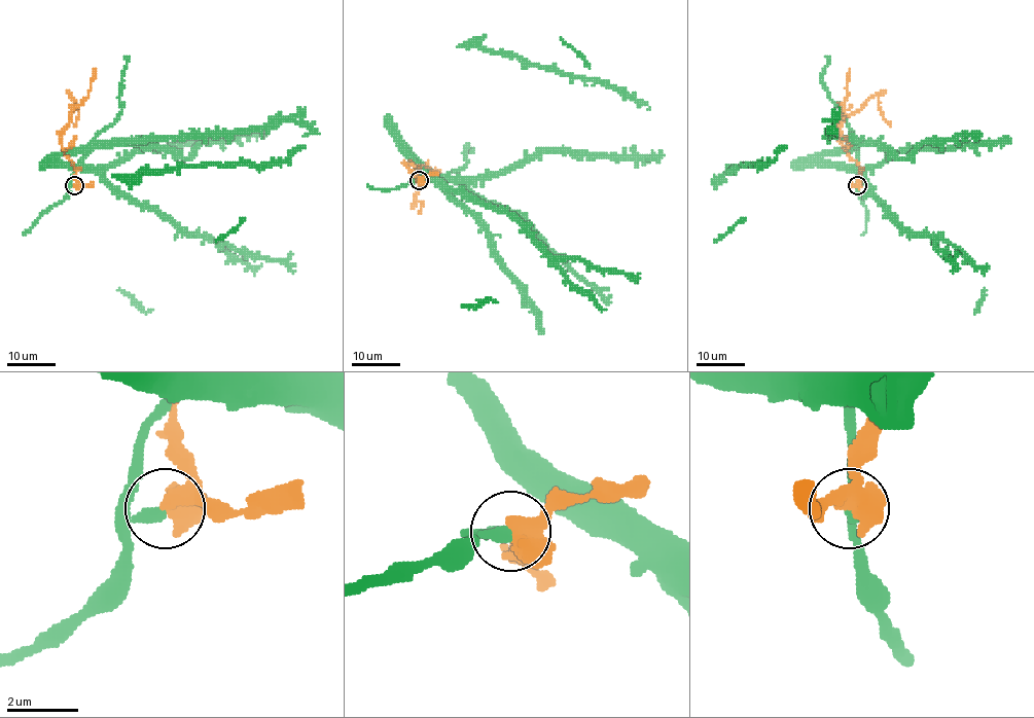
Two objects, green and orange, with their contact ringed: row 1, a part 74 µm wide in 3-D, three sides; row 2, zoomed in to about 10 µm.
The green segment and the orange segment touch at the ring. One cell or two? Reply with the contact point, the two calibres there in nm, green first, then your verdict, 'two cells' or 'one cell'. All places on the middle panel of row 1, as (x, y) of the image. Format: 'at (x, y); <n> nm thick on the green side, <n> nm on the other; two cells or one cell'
at (419, 180); 320 nm thick on the green side, 400 nm on the other; two cells

